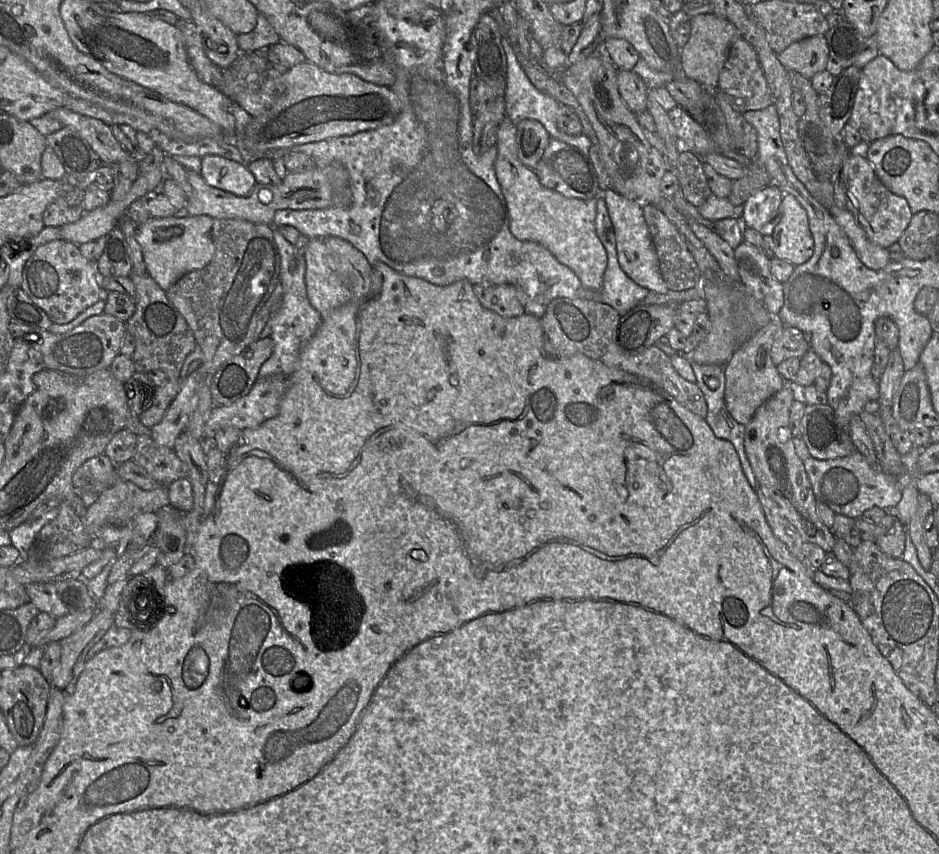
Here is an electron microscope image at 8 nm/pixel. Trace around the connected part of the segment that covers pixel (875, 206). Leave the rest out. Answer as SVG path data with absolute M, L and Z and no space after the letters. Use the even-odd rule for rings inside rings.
M849 153L841 167L841 181L846 193L846 209L850 211L856 223L865 231L868 238L883 248L890 248L897 243L908 227L913 213L904 197L891 193L879 180L871 163L865 155Z

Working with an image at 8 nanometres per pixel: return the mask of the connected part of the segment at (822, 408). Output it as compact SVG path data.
M829 404L806 405L801 425L800 438L813 458L831 460L856 451L849 432L837 423Z

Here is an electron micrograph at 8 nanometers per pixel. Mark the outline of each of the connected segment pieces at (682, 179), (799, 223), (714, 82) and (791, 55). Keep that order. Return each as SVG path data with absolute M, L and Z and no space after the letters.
M681 149L675 165L684 198L696 208L701 207L711 190L708 186L700 156L687 149Z
M791 194L782 197L781 219L771 237L777 259L799 266L813 255L814 239L807 212Z
M714 13L698 15L689 21L690 36L685 46L680 49L682 69L688 78L698 82L705 89L714 91L718 89L719 74L728 57L729 49L741 36L733 24L718 18Z
M811 36L792 43L778 54L778 59L788 71L797 72L810 80L826 70L828 56L825 37Z

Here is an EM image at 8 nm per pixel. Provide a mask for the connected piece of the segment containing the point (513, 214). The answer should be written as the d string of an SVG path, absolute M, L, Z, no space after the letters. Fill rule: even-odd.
M506 117L497 133L498 157L495 170L505 196L511 233L520 241L533 241L548 249L580 280L583 287L599 291L608 264L606 250L595 230L597 202L605 190L588 200L566 198L541 184L534 170L522 164L518 157L516 125Z

